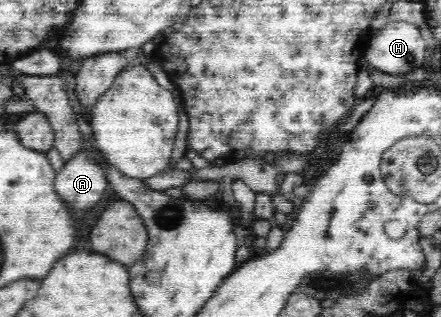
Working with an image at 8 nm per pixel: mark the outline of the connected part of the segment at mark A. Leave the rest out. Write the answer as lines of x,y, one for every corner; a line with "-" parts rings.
82,150
65,162
54,178
56,193
73,214
83,214
97,204
107,185
102,166

